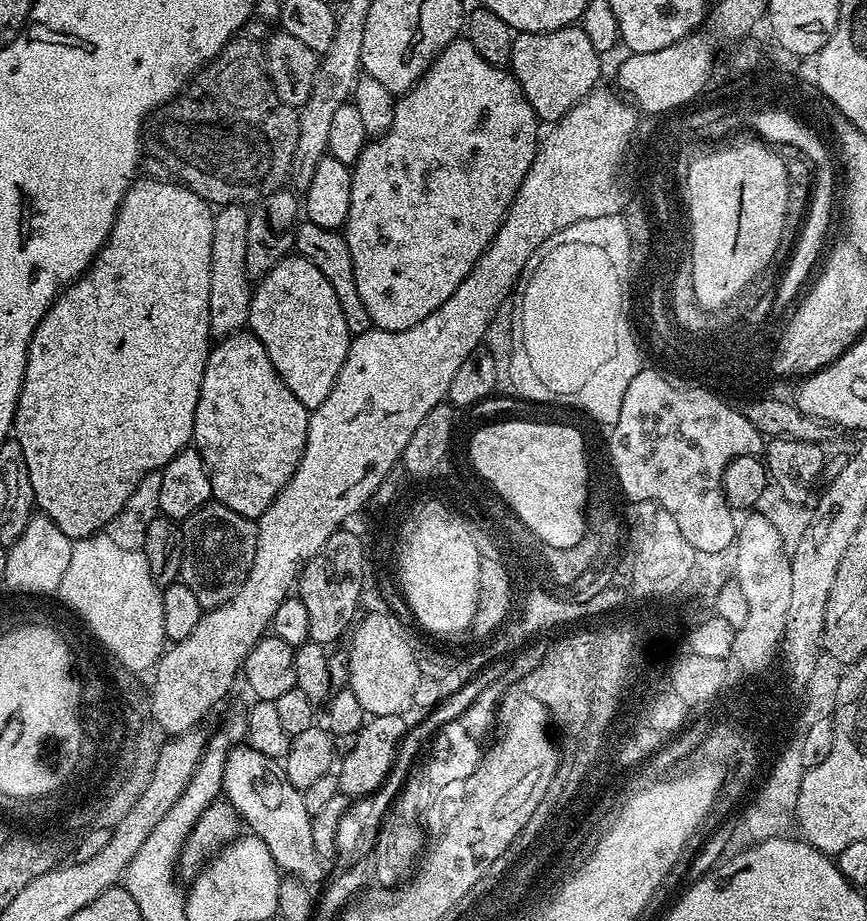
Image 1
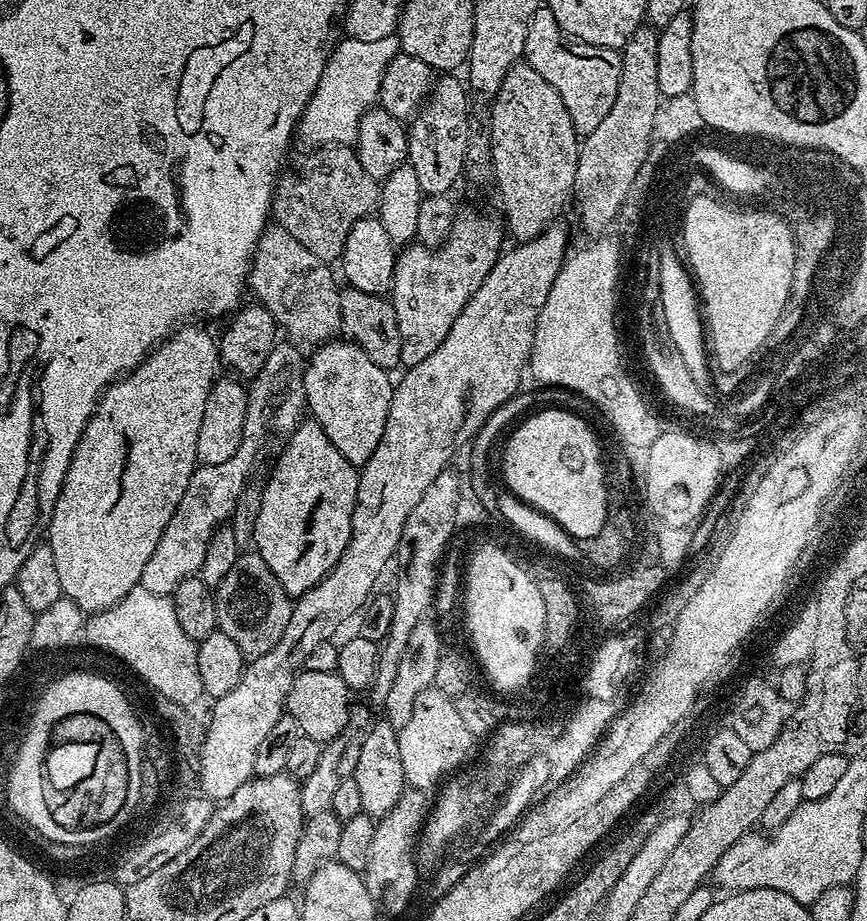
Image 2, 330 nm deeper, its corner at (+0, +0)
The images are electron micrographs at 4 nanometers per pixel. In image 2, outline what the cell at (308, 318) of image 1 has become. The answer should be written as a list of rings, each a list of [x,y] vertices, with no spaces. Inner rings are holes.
[[[333,338],[326,344],[319,345],[313,356],[307,357],[304,365],[304,403],[311,419],[326,430],[326,438],[338,446],[338,454],[346,458],[346,462],[363,466],[367,460],[378,450],[378,442],[382,442],[382,434],[386,430],[386,418],[390,414],[390,402],[392,401],[392,389],[394,380],[385,369],[380,368],[370,357],[366,350],[362,350],[353,344],[351,339]]]

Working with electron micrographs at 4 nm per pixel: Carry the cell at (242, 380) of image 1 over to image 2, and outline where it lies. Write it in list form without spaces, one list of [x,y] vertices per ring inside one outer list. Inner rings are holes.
[[[305,418],[296,425],[296,429],[287,437],[288,445],[280,452],[280,461],[272,468],[272,477],[260,496],[260,509],[256,512],[256,521],[252,524],[252,536],[256,539],[255,551],[274,570],[274,578],[282,582],[286,594],[290,597],[301,596],[330,571],[342,558],[352,533],[354,506],[358,498],[360,474],[357,465],[346,462],[338,454],[338,446],[326,438],[326,430],[318,422]]]

